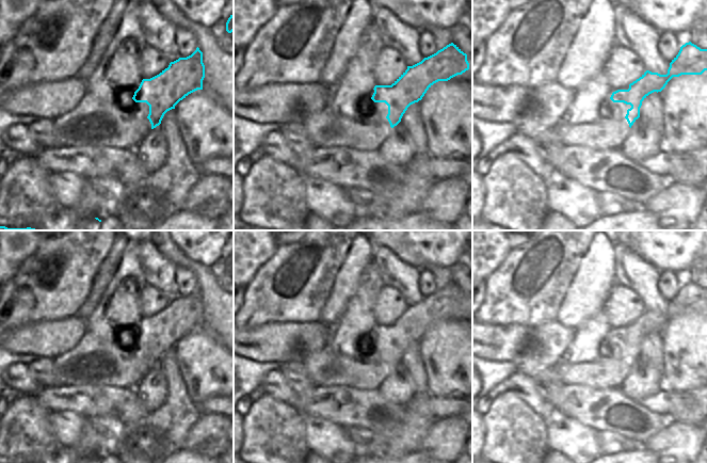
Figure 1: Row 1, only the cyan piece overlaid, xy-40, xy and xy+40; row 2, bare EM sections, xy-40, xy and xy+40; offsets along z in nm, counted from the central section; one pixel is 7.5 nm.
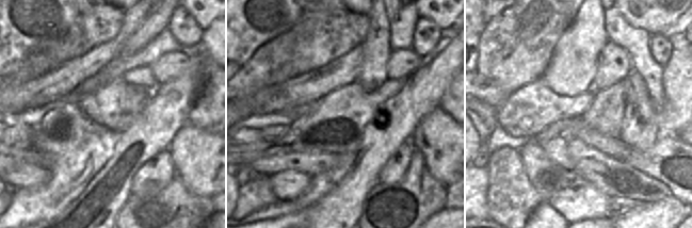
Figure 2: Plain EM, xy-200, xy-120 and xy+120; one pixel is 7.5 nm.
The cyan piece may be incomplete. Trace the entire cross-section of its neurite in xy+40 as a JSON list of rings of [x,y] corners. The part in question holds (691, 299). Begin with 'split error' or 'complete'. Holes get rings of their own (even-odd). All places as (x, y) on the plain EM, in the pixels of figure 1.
complete; [[[691,281],[680,286],[678,293],[670,302],[666,314],[646,309],[629,323],[628,329],[617,329],[610,338],[613,341],[630,344],[625,357],[629,366],[640,356],[642,340],[654,331],[661,331],[673,316],[681,314],[702,314],[707,309],[707,288],[701,288]]]

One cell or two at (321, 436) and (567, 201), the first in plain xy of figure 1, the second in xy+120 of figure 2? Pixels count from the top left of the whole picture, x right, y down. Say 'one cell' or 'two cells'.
one cell

